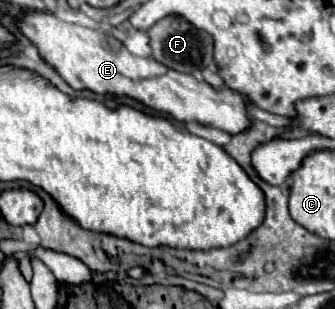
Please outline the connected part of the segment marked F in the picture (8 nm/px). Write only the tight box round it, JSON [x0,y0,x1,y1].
[147,16,213,72]

